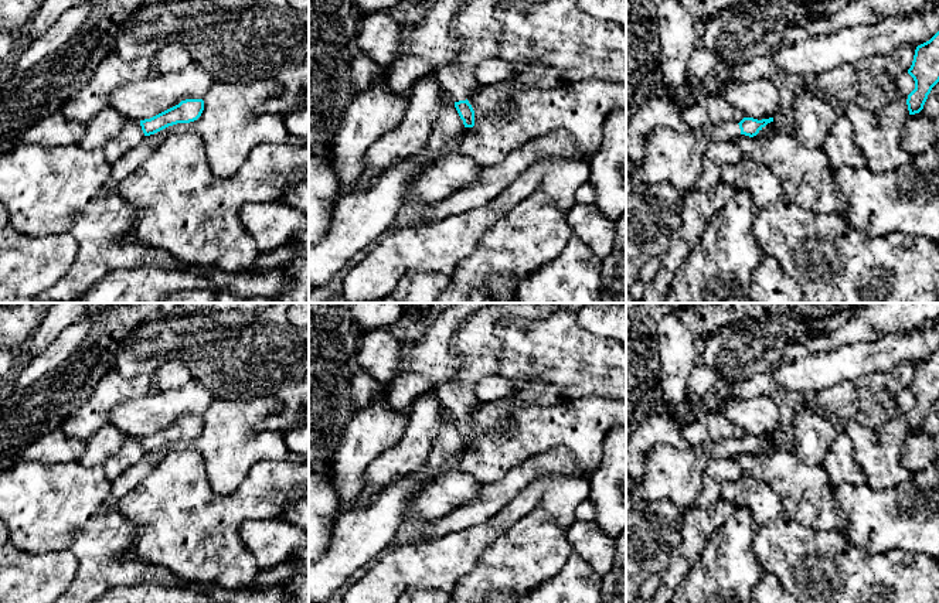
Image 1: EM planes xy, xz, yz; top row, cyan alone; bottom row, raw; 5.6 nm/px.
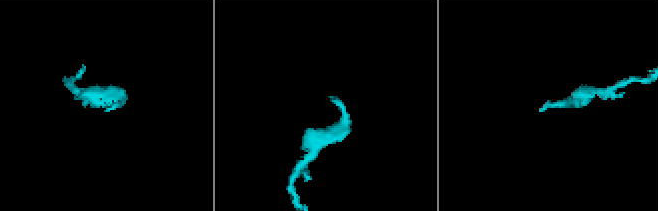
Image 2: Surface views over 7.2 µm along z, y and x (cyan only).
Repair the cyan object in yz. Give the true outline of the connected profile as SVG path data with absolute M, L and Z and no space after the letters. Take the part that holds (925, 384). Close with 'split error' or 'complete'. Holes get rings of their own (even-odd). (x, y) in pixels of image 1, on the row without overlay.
M939 348L915 367L914 378L908 391L915 398L915 406L908 412L906 422L909 432L919 430L939 399Z; complete

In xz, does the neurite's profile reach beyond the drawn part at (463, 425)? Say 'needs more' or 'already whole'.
needs more

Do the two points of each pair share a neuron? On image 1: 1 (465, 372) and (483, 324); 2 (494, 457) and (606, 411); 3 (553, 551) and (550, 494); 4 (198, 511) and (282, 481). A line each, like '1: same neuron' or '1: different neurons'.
1: same neuron
2: same neuron
3: different neurons
4: same neuron

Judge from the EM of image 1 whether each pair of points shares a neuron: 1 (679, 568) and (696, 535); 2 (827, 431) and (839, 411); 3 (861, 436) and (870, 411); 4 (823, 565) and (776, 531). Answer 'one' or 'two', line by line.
1: one
2: two
3: two
4: one

